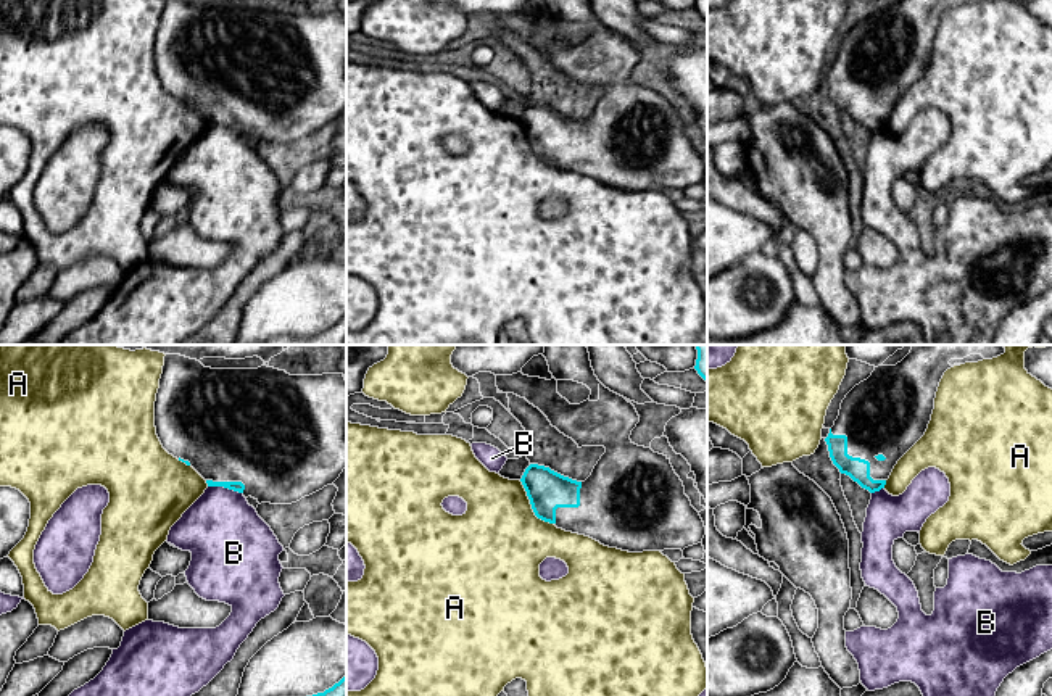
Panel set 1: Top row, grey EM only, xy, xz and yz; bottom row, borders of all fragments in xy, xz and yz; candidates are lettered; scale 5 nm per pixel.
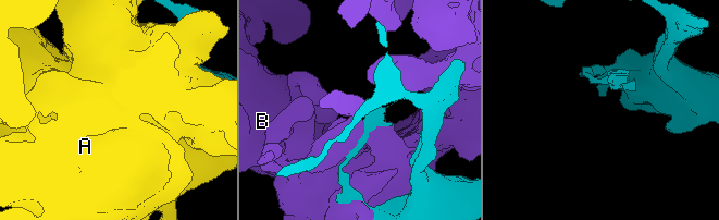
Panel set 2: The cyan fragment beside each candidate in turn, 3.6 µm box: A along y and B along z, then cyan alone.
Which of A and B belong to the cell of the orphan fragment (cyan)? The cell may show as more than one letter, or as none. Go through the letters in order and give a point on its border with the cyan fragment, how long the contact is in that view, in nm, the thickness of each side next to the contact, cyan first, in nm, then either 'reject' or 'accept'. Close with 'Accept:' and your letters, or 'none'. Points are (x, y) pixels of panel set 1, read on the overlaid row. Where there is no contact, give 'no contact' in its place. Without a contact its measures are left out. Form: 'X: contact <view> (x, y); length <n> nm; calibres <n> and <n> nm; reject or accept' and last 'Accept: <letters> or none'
A: contact xz (532, 506); length 280 nm; calibres 200 and 460 nm; reject
B: contact xy (226, 487); length 180 nm; calibres 50 and 380 nm; reject
Accept: none

